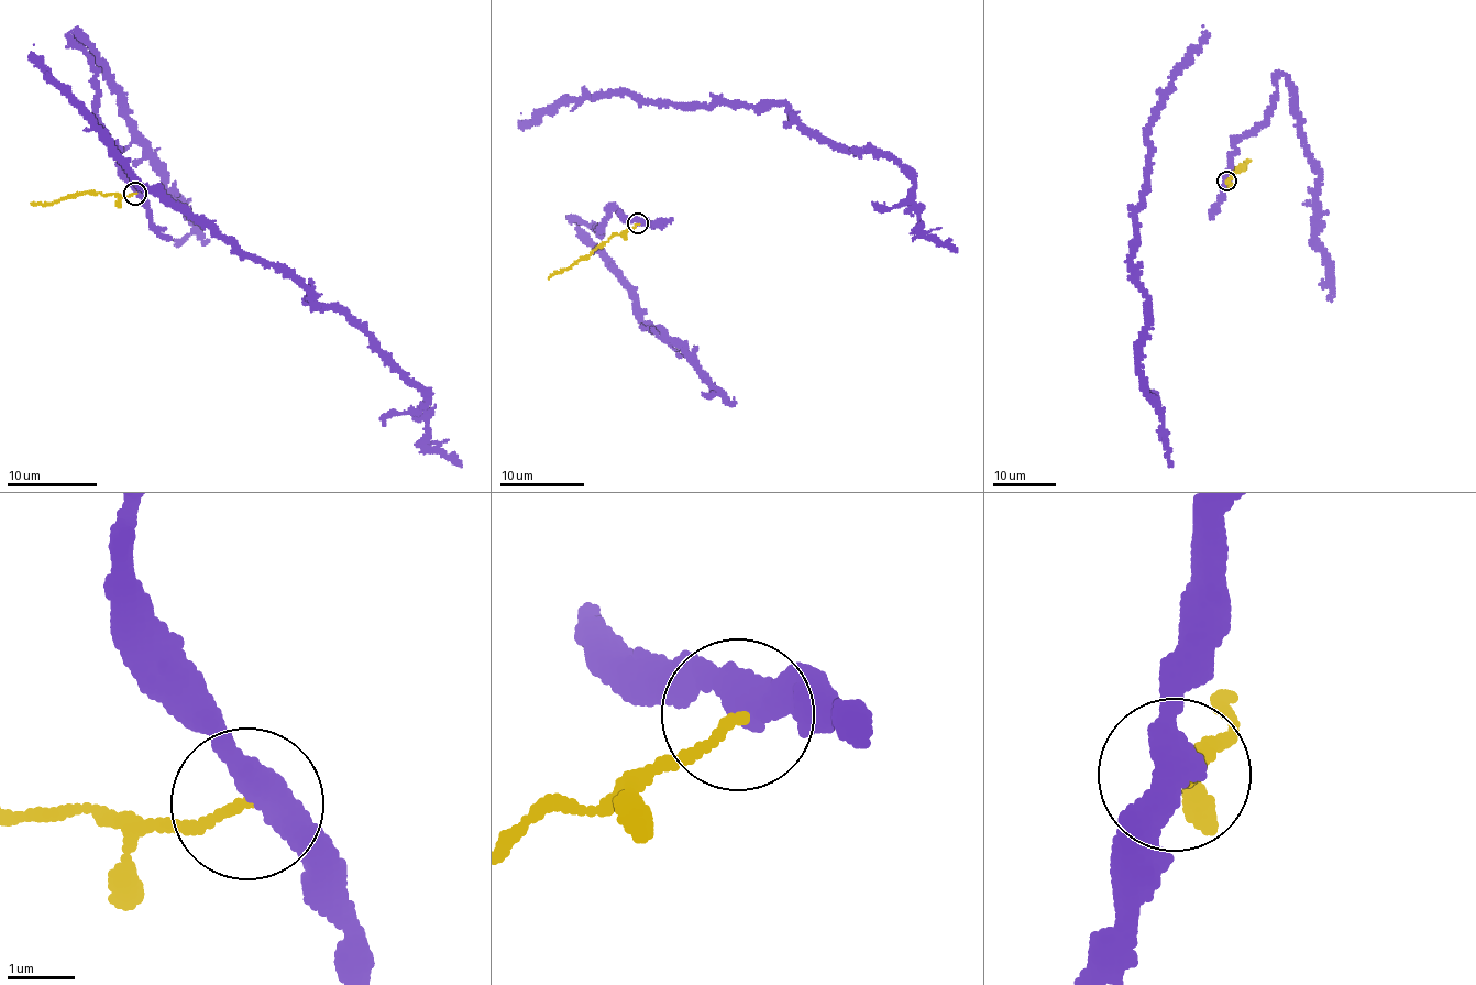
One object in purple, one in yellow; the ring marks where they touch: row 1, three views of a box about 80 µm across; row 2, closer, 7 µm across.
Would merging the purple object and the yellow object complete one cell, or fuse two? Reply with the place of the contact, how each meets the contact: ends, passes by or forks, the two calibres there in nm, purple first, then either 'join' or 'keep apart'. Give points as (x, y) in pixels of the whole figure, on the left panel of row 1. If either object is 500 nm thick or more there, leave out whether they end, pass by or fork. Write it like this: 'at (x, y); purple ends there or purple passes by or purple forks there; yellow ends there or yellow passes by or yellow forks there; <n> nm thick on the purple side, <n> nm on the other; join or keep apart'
at (135, 193); purple passes by; yellow ends there; 420 nm thick on the purple side, 120 nm on the other; keep apart

